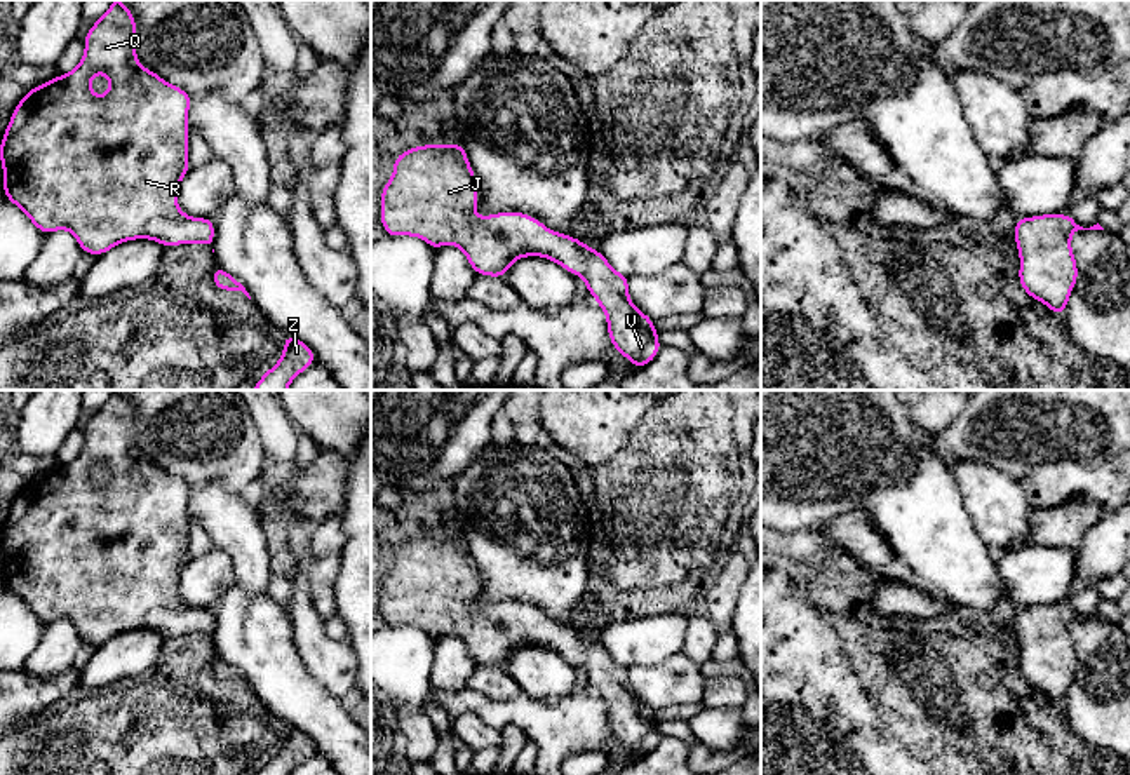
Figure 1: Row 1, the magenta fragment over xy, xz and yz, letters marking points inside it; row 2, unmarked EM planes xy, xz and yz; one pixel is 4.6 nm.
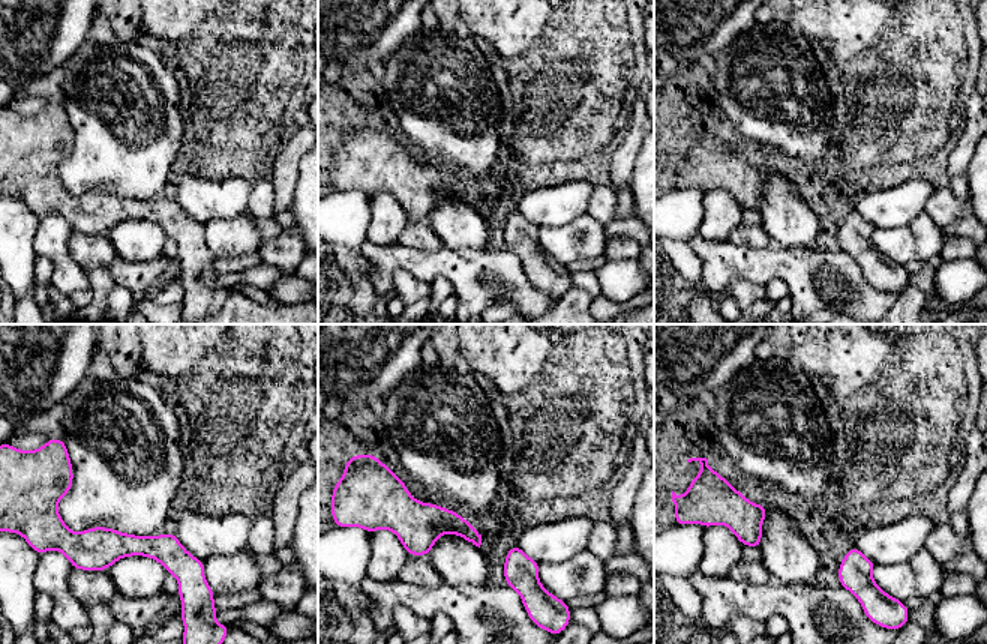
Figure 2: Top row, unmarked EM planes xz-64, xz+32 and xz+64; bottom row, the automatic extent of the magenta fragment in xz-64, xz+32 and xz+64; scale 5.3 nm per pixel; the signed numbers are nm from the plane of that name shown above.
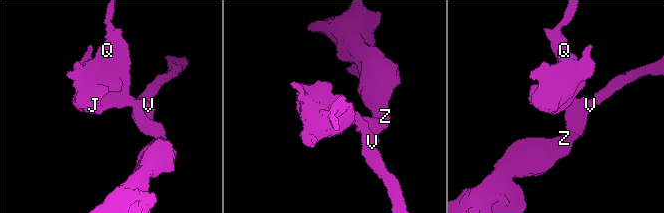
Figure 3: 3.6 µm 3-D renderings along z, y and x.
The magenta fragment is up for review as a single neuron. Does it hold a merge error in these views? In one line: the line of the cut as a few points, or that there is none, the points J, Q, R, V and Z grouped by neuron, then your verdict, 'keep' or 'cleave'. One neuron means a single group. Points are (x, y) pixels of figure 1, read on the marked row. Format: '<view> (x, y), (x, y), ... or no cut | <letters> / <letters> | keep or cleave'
no cut | J Q R V Z | keep

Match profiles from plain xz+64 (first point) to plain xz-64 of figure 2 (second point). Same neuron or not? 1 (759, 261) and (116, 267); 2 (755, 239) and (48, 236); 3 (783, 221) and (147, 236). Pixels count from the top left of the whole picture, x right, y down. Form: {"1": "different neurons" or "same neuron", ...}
{"1": "same neuron", "2": "different neurons", "3": "same neuron"}

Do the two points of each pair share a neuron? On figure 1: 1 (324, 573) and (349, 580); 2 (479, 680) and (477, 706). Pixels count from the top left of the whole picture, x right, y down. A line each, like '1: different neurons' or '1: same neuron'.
1: different neurons
2: different neurons

